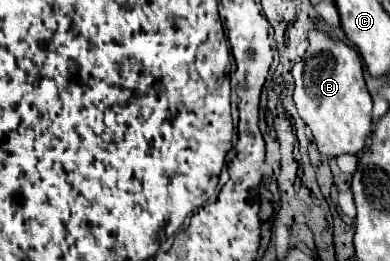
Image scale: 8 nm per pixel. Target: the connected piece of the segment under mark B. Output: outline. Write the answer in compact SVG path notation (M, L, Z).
M318 29L310 31L308 43L306 55L292 69L298 113L310 127L318 151L324 157L338 157L344 153L356 155L364 149L364 141L372 125L372 97L364 83L360 55L344 41L332 39L328 33Z

